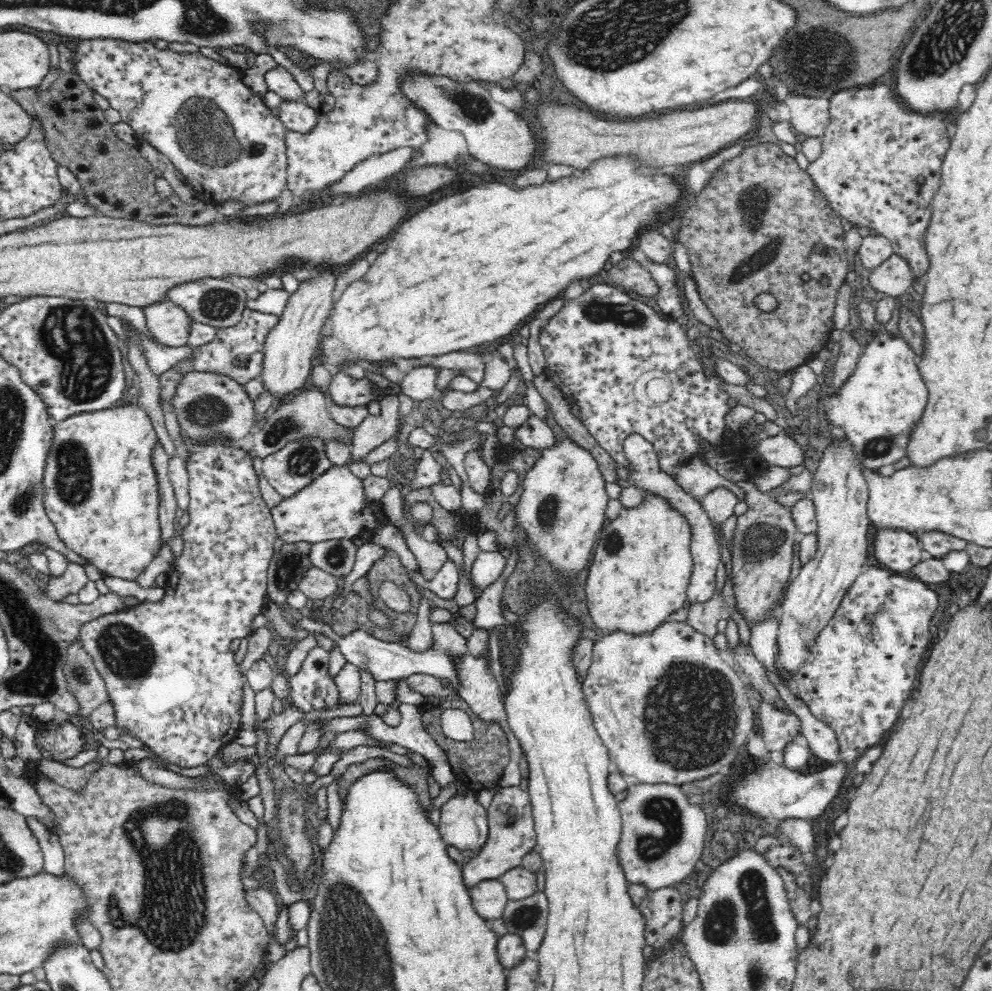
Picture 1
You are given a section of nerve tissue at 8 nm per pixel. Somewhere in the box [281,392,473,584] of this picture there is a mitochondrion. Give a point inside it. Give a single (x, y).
(303, 459)

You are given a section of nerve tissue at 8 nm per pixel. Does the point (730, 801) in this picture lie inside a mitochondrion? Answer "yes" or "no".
no

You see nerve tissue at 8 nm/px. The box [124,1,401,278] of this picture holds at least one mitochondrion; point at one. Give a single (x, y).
(204, 133)

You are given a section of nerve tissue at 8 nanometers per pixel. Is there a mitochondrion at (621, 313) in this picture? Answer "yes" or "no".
yes

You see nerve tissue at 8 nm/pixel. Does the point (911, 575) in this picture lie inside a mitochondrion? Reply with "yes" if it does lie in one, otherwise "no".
no

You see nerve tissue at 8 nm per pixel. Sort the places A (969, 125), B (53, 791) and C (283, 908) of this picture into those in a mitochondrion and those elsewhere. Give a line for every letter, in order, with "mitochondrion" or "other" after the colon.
A: other
B: other
C: other

